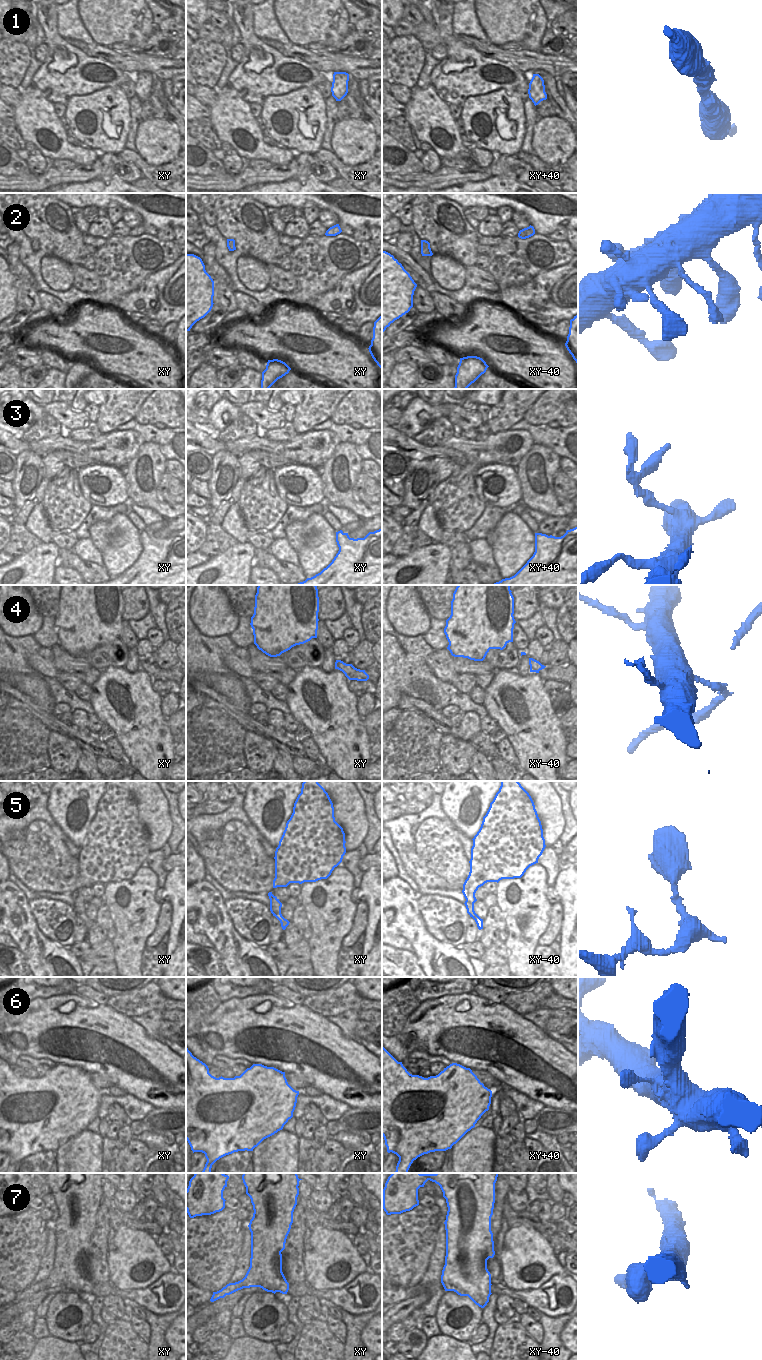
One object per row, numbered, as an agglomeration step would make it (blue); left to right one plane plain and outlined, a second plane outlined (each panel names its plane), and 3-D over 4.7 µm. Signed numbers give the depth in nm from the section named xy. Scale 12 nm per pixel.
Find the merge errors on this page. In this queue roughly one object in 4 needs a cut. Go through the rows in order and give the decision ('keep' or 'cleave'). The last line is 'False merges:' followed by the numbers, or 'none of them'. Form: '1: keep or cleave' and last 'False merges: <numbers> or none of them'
1: keep
2: keep
3: cleave
4: cleave
5: keep
6: keep
7: keep
False merges: 3, 4

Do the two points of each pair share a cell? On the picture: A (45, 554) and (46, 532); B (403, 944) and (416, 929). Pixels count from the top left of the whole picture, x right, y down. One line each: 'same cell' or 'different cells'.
A: different cells
B: different cells

